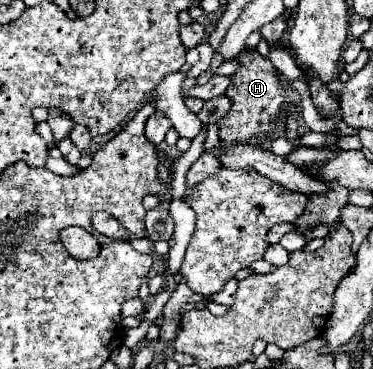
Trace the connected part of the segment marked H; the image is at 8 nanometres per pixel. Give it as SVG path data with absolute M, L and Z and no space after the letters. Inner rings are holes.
M243 46L243 52L239 52L235 60L239 62L239 68L235 74L231 74L233 84L225 92L225 96L231 100L231 108L227 116L217 122L219 140L249 142L259 134L271 134L277 130L277 118L285 108L285 86L281 76L277 76L277 70L273 70L271 60L261 58L255 48Z

